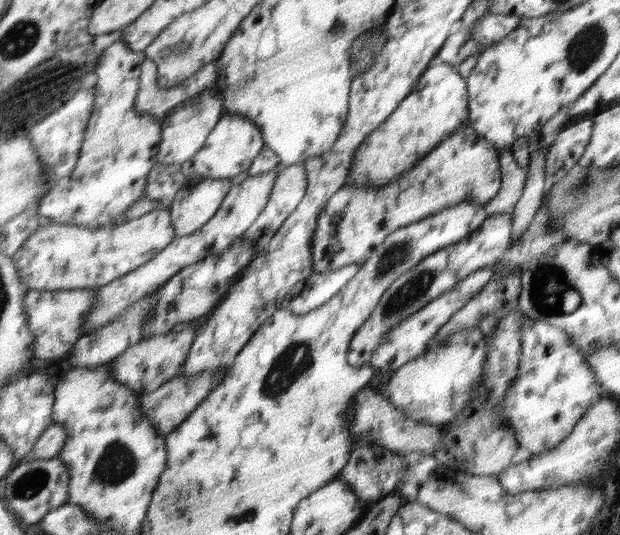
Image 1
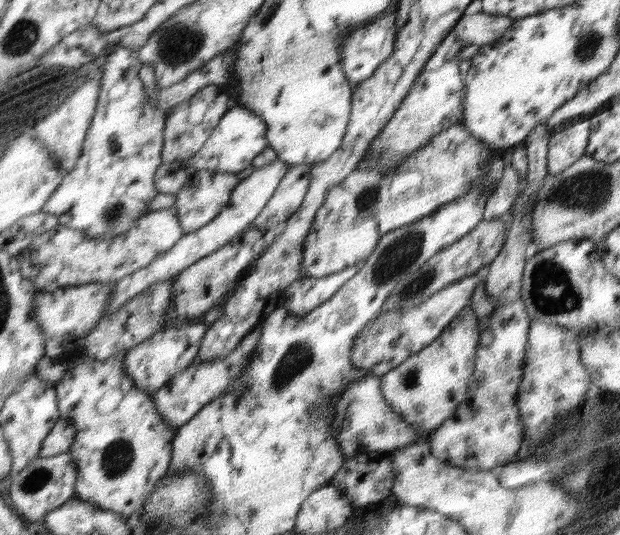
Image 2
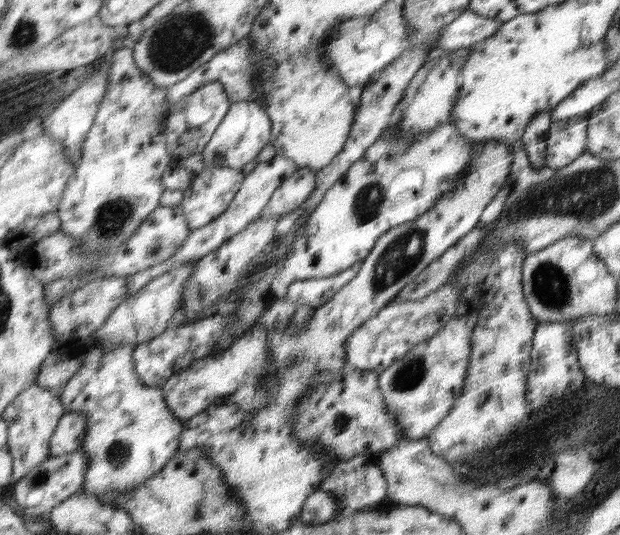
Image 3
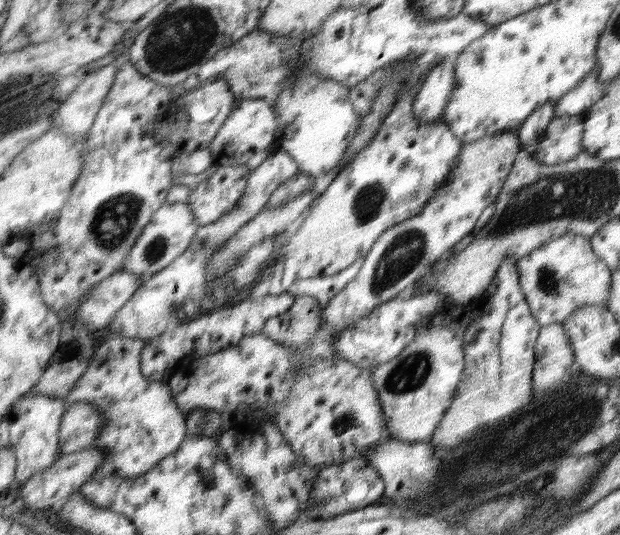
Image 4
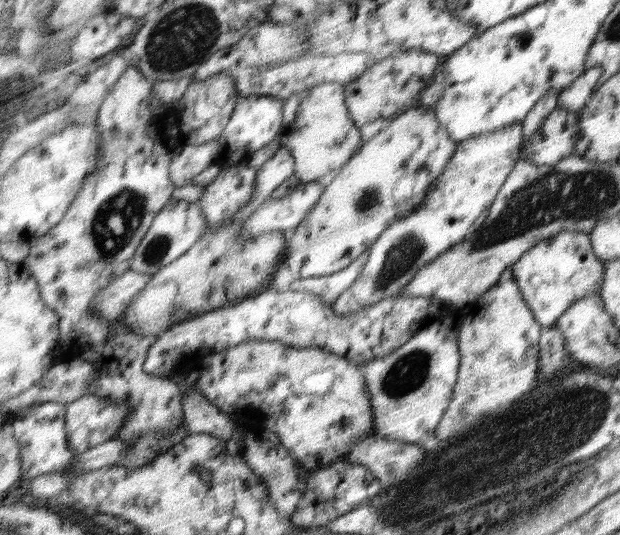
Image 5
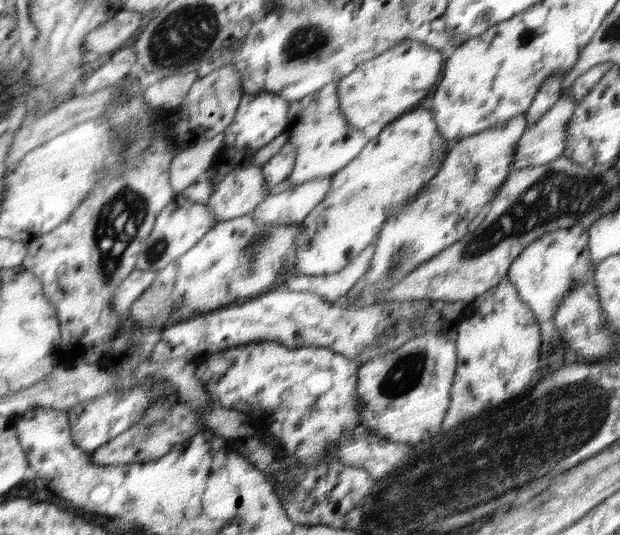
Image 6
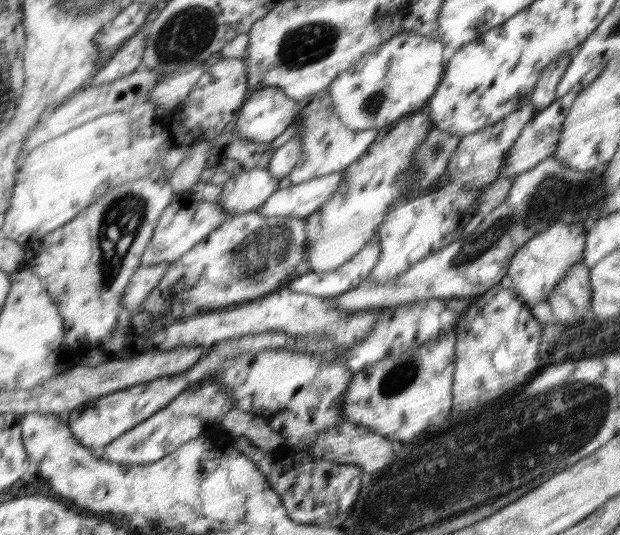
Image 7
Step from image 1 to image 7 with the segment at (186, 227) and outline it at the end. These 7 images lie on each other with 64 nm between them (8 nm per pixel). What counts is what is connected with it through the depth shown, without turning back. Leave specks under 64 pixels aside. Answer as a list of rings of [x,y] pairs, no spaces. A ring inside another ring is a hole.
[[[252,168],[224,184],[224,191],[217,201],[236,215],[256,210],[285,183],[286,177],[272,177],[268,169]]]

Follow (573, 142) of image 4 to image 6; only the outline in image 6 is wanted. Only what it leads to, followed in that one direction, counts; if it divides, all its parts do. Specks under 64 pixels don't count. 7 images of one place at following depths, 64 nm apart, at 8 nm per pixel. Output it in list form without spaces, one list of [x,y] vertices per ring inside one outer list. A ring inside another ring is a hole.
[[[562,95],[552,109],[548,110],[533,126],[529,126],[520,137],[518,148],[512,158],[511,171],[522,170],[526,166],[540,166],[560,158],[565,146],[567,125],[576,106],[572,96]]]

